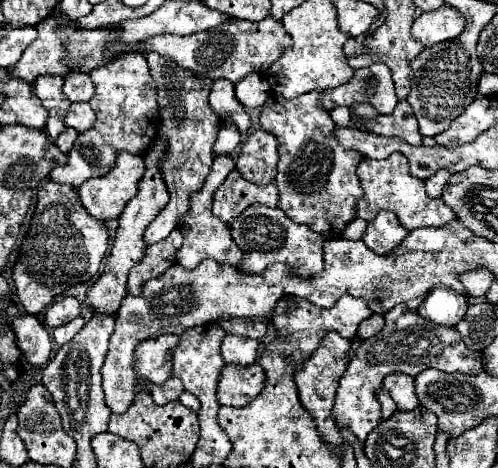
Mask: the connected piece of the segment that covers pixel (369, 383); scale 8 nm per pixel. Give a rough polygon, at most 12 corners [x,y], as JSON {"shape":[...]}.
{"shape":[[406,305],[362,341],[332,417],[360,443],[380,423],[388,373],[480,373],[454,327]]}

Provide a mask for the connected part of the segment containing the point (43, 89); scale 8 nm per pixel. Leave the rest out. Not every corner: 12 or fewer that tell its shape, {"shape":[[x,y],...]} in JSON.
{"shape":[[36,77],[32,91],[48,111],[46,133],[56,139],[70,101],[64,77]]}

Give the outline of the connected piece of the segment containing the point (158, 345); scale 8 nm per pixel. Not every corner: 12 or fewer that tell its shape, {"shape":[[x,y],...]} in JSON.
{"shape":[[176,335],[146,339],[136,347],[138,377],[162,385],[170,379],[168,351]]}

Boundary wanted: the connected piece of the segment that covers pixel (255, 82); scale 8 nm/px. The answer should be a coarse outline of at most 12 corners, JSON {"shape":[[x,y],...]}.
{"shape":[[248,73],[234,85],[246,109],[258,109],[270,95],[262,75]]}

